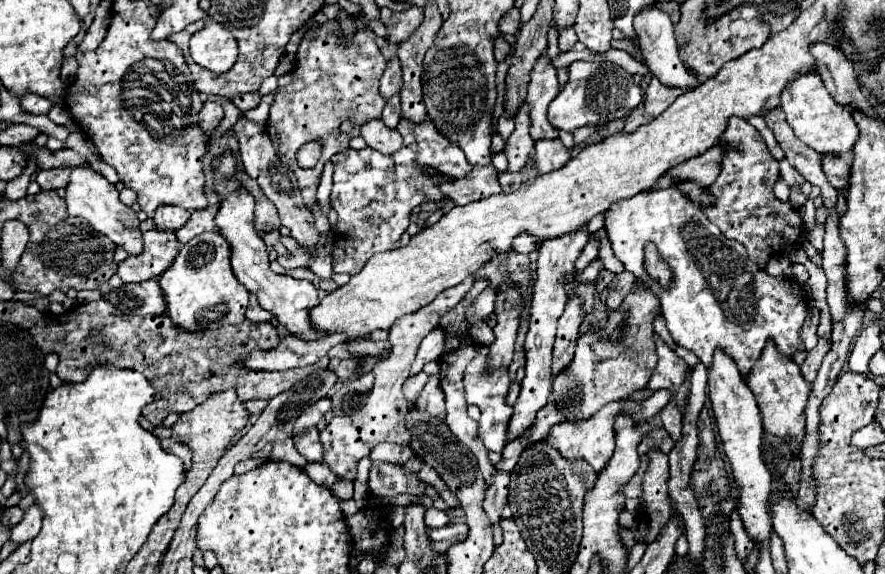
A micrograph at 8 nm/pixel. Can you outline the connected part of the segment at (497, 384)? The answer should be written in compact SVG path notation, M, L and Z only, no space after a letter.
M486 346L484 350L478 352L478 356L468 364L466 372L464 372L464 386L466 386L466 400L468 404L476 404L482 410L482 416L478 420L478 436L484 442L484 446L492 452L502 452L508 440L508 422L512 416L512 408L504 402L504 396L508 392L510 380L508 380L508 372L506 368L500 368L498 372L484 372L486 366Z

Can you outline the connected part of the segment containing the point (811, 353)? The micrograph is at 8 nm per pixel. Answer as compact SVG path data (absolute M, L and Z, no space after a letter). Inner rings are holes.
M820 338L818 344L816 344L816 348L814 348L814 350L808 350L808 356L806 356L806 360L802 362L802 366L800 366L802 376L804 376L806 380L814 380L814 378L816 378L816 372L818 372L820 364L822 364L822 358L824 358L826 352L828 352L828 348L830 348L830 342L826 342L826 340Z

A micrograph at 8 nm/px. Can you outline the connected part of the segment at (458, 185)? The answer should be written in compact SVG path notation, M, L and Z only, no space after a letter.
M492 164L474 166L466 178L454 178L454 180L440 178L438 186L440 192L456 206L502 192L502 186L498 182L498 170Z

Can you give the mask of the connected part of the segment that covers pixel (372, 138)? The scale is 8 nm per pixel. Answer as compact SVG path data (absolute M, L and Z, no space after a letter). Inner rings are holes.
M370 120L360 128L366 144L382 154L394 154L402 146L402 134L398 130L386 128L380 120Z

